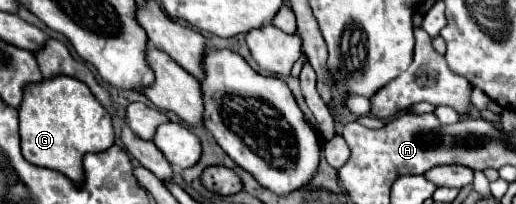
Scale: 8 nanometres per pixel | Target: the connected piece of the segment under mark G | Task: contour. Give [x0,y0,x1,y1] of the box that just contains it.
[18,76,114,188]

